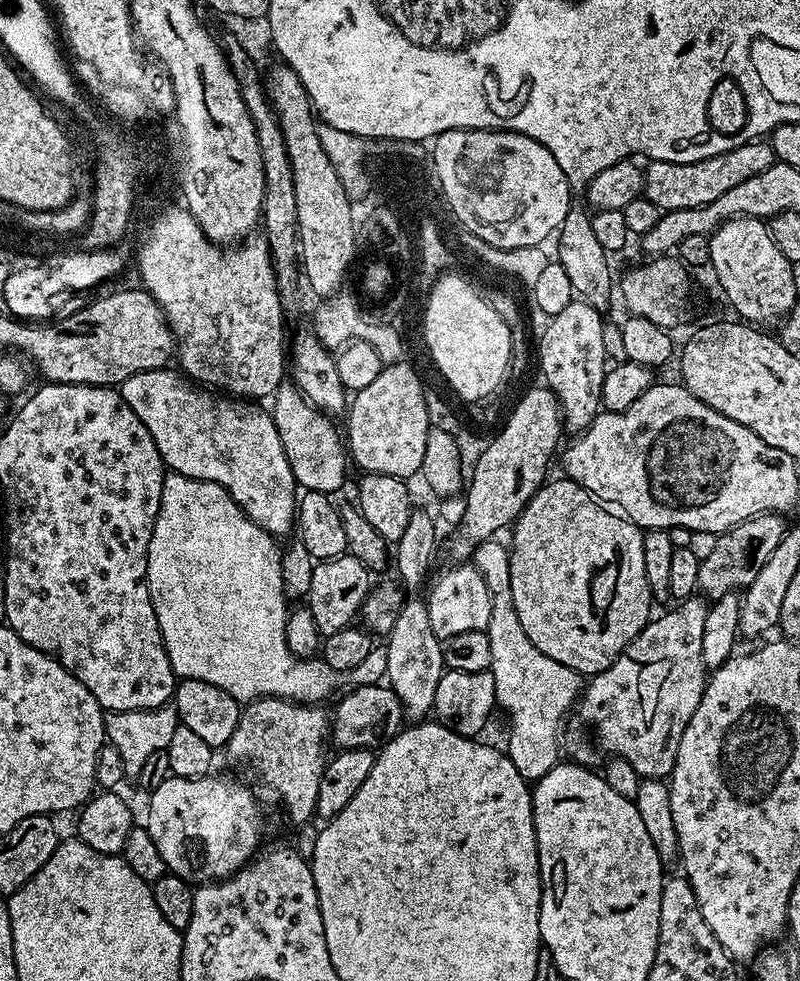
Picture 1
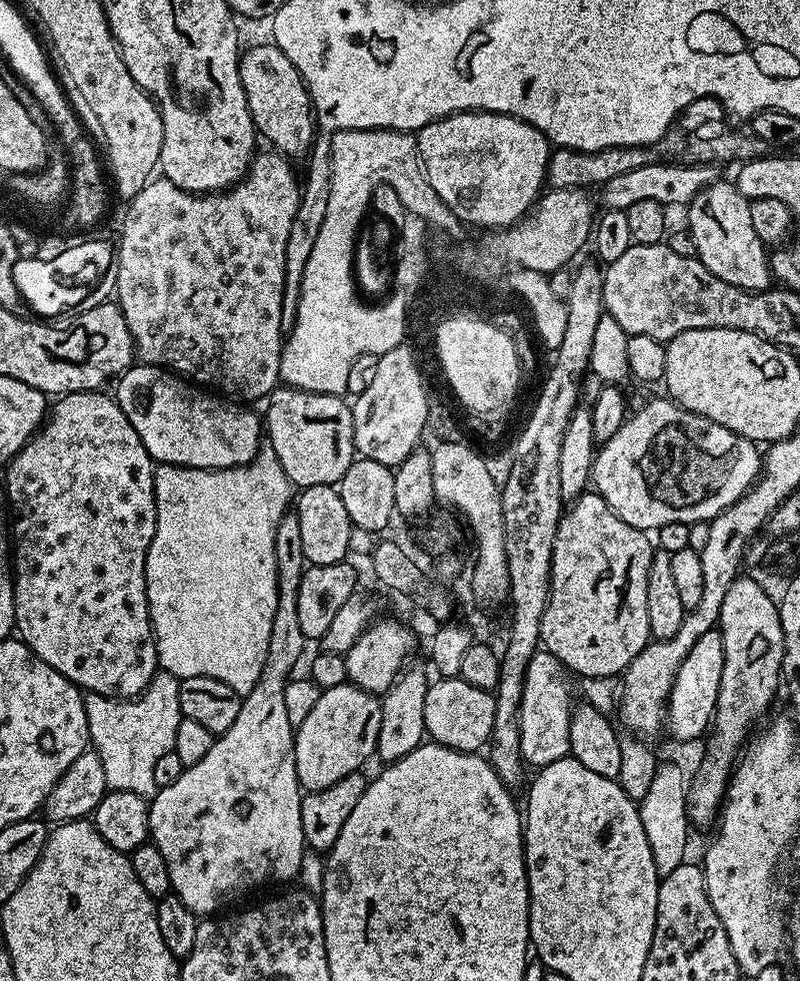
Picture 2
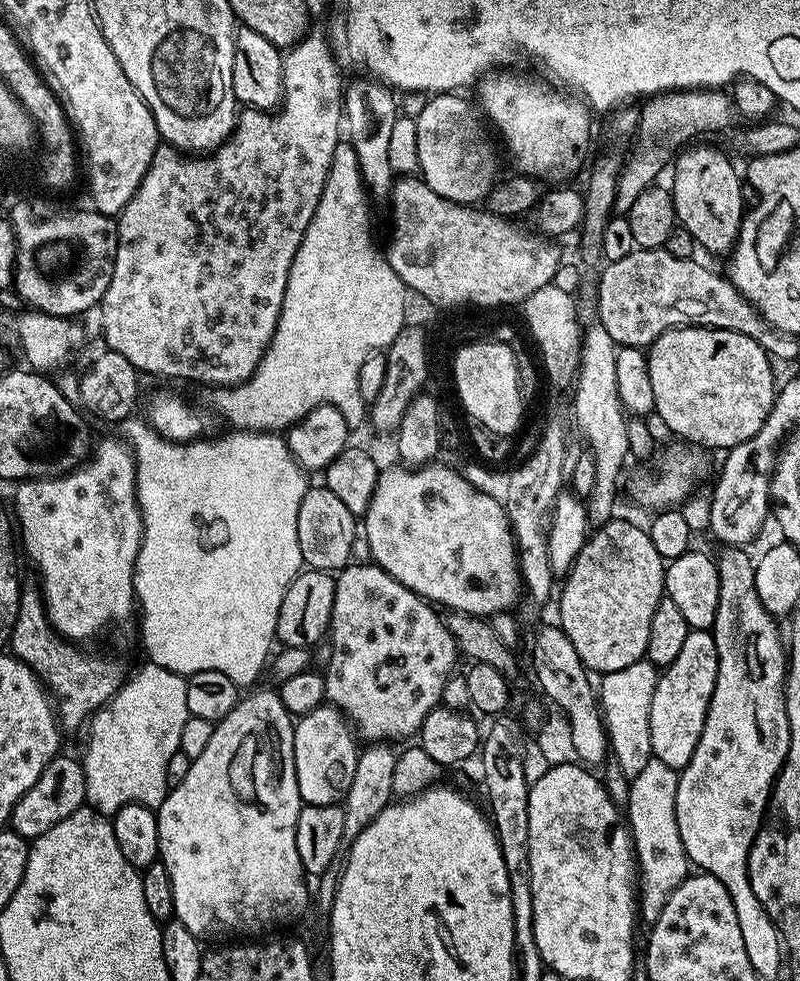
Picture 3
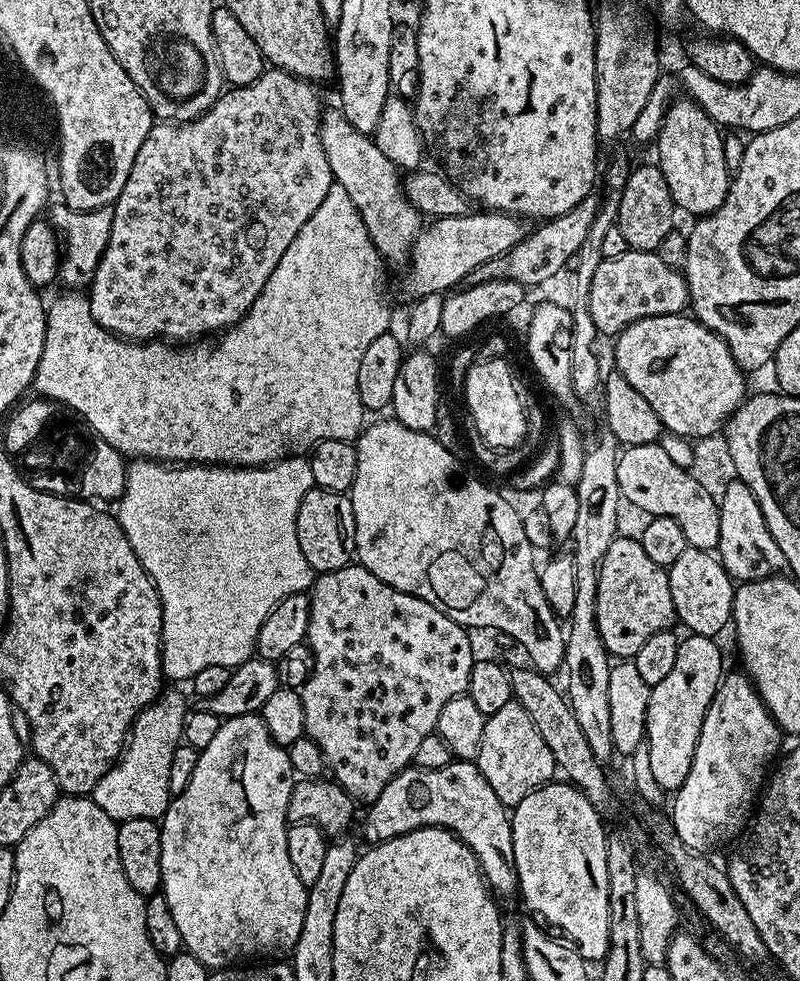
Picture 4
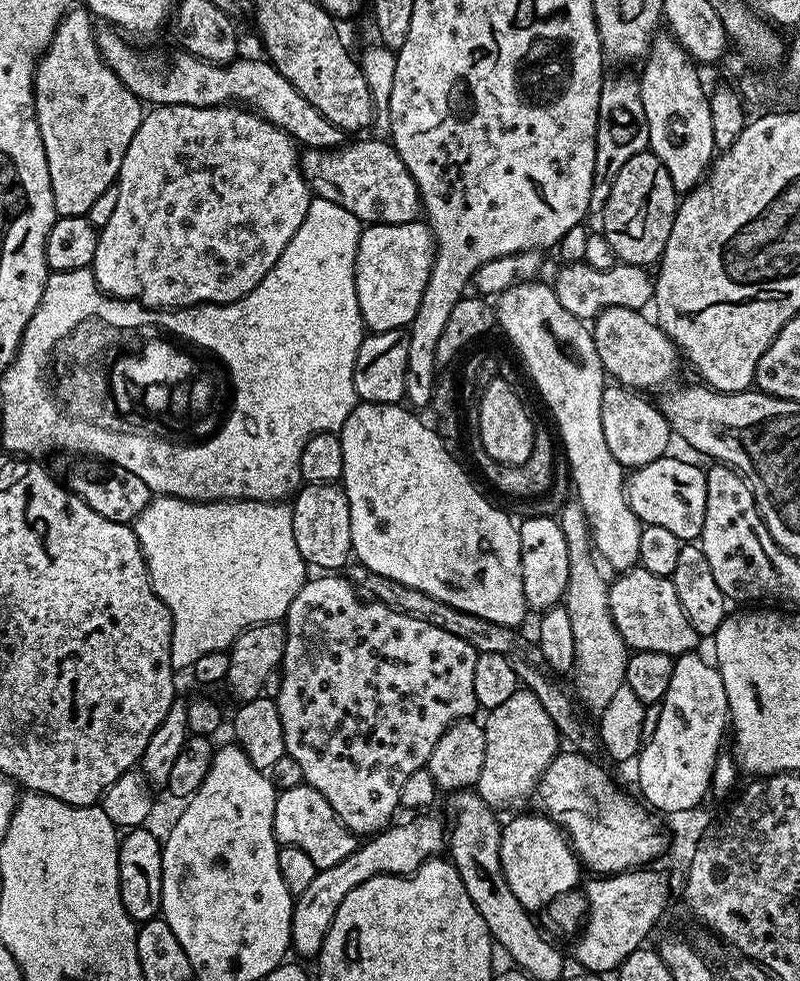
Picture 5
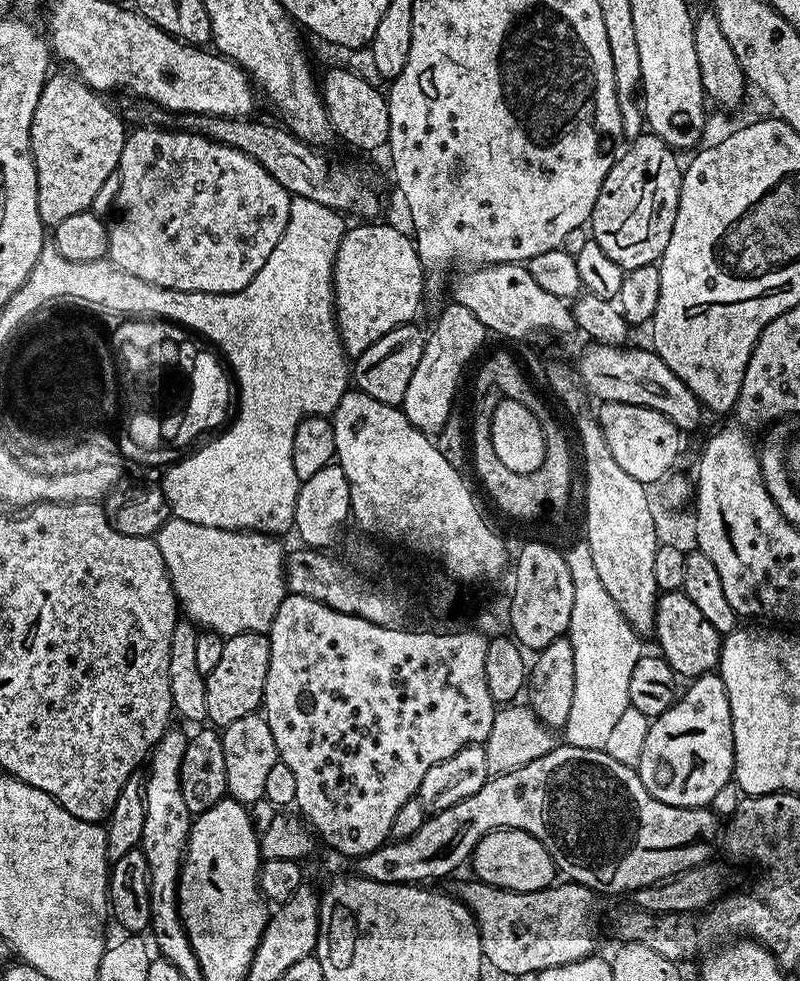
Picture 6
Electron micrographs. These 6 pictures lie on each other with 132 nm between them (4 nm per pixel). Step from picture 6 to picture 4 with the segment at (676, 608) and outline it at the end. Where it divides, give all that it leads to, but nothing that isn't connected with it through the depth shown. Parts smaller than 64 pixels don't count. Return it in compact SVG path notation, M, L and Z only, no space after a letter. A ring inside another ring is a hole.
M617 535L616 540L610 542L610 550L606 550L606 558L602 558L596 599L598 634L602 634L609 657L636 657L647 640L654 638L654 634L669 631L675 620L666 568L646 554L639 539Z

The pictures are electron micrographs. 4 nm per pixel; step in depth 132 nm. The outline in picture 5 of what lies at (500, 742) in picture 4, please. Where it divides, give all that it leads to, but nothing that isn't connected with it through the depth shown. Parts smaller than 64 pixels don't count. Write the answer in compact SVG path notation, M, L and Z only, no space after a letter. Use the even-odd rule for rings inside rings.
M519 688L510 698L506 698L502 705L492 708L487 713L488 718L483 721L486 734L486 757L482 766L482 774L474 785L475 791L482 797L489 808L502 812L504 808L512 808L518 805L522 799L526 800L536 789L536 783L540 780L546 766L553 758L559 755L560 735L550 714L542 707L542 702L532 691Z

